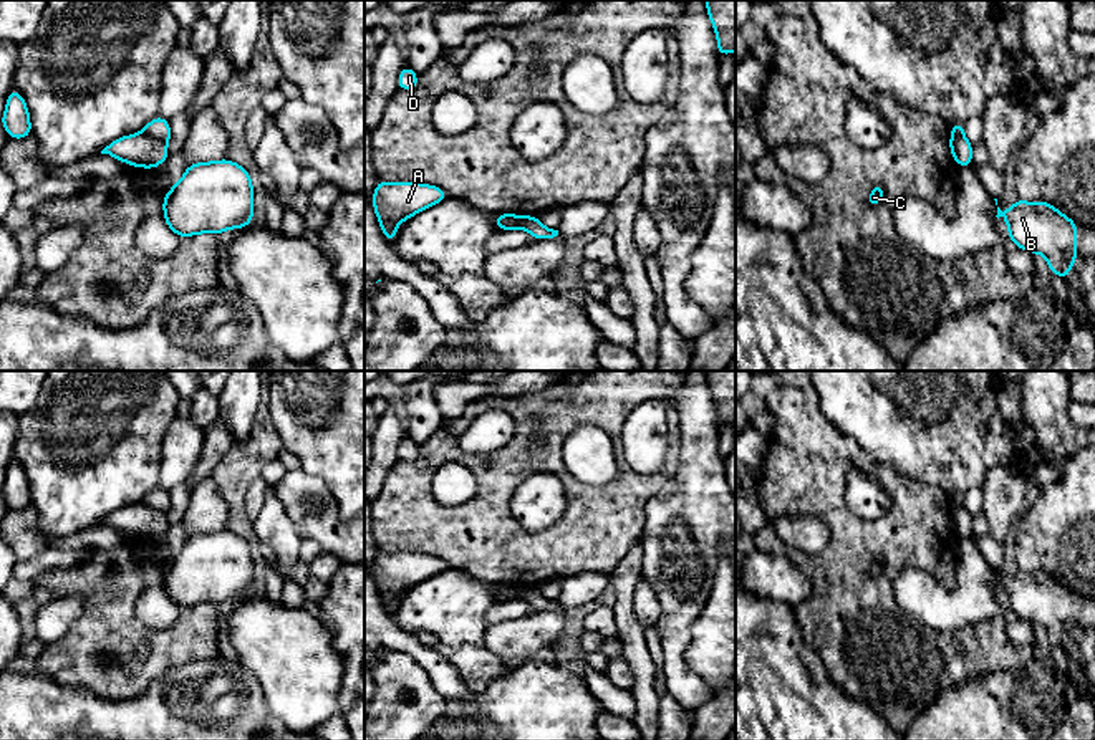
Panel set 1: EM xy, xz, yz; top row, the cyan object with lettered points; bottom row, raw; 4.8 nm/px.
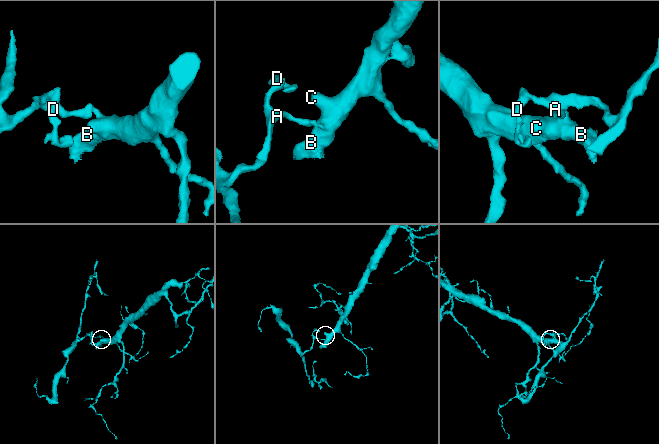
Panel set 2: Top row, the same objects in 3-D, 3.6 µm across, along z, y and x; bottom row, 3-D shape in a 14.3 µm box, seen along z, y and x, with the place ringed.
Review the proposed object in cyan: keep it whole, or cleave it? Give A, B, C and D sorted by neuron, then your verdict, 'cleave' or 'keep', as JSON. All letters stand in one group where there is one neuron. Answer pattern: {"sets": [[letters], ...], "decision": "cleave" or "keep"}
{"sets": [["A", "D"], ["B", "C"]], "decision": "cleave"}

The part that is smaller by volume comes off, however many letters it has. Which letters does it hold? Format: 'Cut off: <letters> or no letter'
Cut off: A, D

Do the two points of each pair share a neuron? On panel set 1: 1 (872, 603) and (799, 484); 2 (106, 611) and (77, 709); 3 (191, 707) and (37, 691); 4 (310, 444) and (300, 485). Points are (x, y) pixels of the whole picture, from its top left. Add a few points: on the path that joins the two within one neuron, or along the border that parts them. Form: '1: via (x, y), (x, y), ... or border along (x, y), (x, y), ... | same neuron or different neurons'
1: via (848, 573), (848, 533), (829, 510) | same neuron
2: border along (47, 676), (58, 684), (121, 699) | different neurons
3: via (153, 715), (75, 715) | same neuron
4: border along (302, 467), (315, 474), (333, 494) | different neurons

